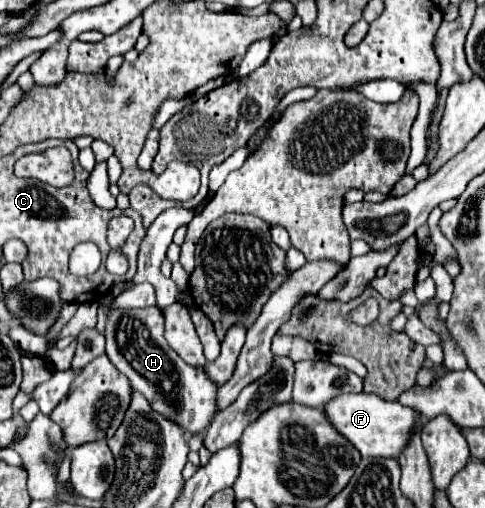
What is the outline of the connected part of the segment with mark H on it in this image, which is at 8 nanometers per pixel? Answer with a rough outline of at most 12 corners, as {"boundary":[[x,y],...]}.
{"boundary":[[156,307],[112,309],[106,355],[154,411],[210,425],[216,385],[164,339]]}

